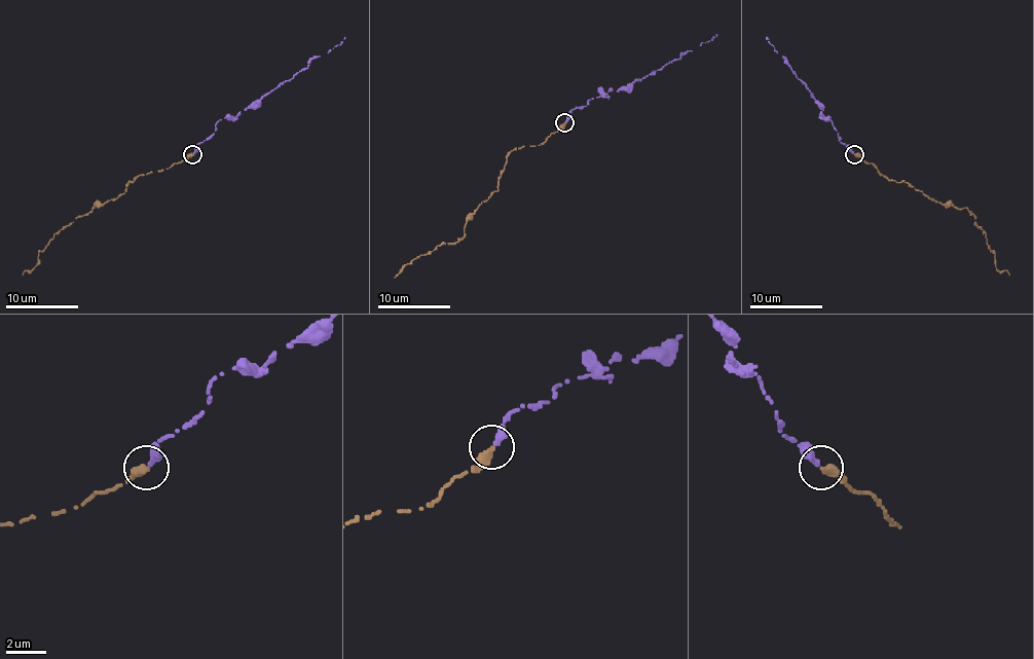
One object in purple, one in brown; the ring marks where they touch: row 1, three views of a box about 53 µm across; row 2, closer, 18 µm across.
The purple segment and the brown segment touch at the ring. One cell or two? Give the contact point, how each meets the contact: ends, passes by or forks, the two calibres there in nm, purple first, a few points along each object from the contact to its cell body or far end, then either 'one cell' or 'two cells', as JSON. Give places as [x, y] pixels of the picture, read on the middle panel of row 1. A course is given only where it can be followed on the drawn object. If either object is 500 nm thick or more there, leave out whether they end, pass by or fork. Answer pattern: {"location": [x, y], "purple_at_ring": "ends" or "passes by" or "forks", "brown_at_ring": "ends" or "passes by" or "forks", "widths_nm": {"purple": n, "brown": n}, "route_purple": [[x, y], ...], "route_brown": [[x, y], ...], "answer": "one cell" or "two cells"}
{"location": [564, 122], "purple_at_ring": "ends", "brown_at_ring": "ends", "widths_nm": {"purple": 360, "brown": 360}, "route_purple": [[565, 121], [575, 108], [585, 106], [592, 98], [608, 96], [611, 90], [627, 90], [637, 79], [717, 34]], "route_brown": [[565, 122], [540, 144], [509, 153], [499, 190], [478, 206], [456, 243], [411, 260], [395, 277]], "answer": "one cell"}

